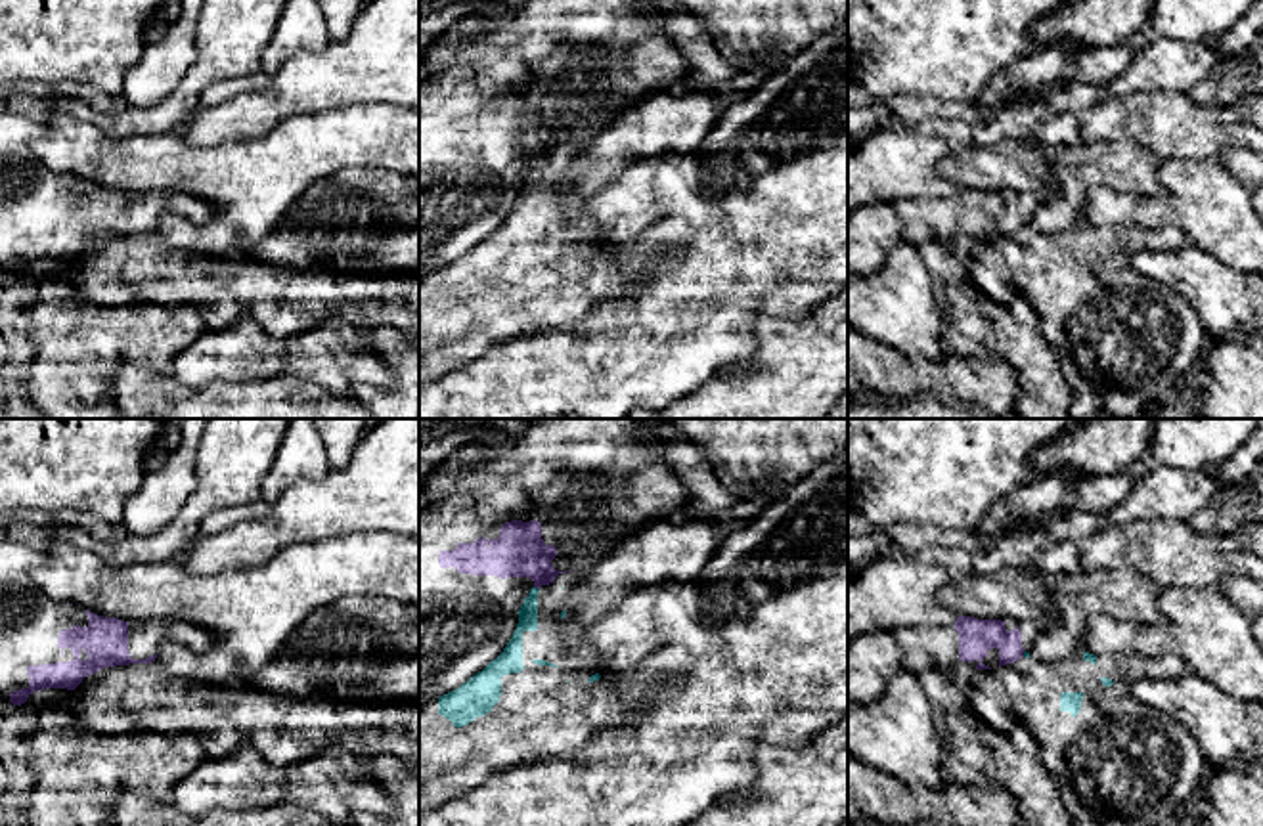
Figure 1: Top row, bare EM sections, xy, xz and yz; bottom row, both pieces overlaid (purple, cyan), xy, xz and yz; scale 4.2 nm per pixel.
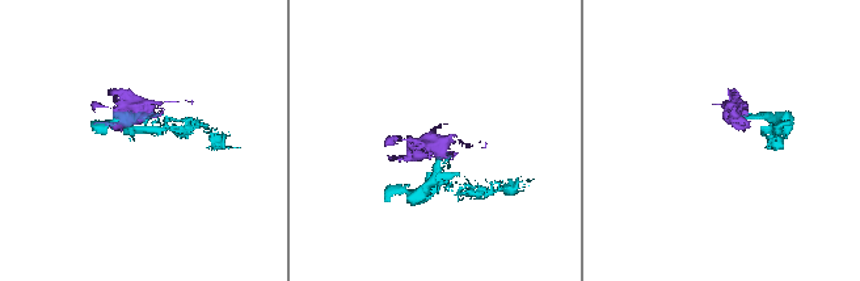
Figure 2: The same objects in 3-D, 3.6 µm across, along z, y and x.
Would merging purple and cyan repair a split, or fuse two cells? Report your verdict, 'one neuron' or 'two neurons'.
two neurons

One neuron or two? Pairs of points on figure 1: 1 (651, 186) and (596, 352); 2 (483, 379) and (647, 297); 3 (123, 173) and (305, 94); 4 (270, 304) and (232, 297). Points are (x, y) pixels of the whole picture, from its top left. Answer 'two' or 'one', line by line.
1: one
2: one
3: two
4: one

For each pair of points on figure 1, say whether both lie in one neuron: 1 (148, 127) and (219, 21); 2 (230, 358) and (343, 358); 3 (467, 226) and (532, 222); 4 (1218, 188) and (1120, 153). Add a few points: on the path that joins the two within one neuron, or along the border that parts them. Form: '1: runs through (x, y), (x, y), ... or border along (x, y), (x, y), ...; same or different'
1: runs through (175, 104), (219, 58), (219, 48); same
2: runs through (259, 358), (276, 358), (293, 366), (314, 366); same
3: border along (513, 207), (494, 230), (465, 253); different
4: border along (1160, 163), (1160, 194), (1133, 195), (1120, 192); different

